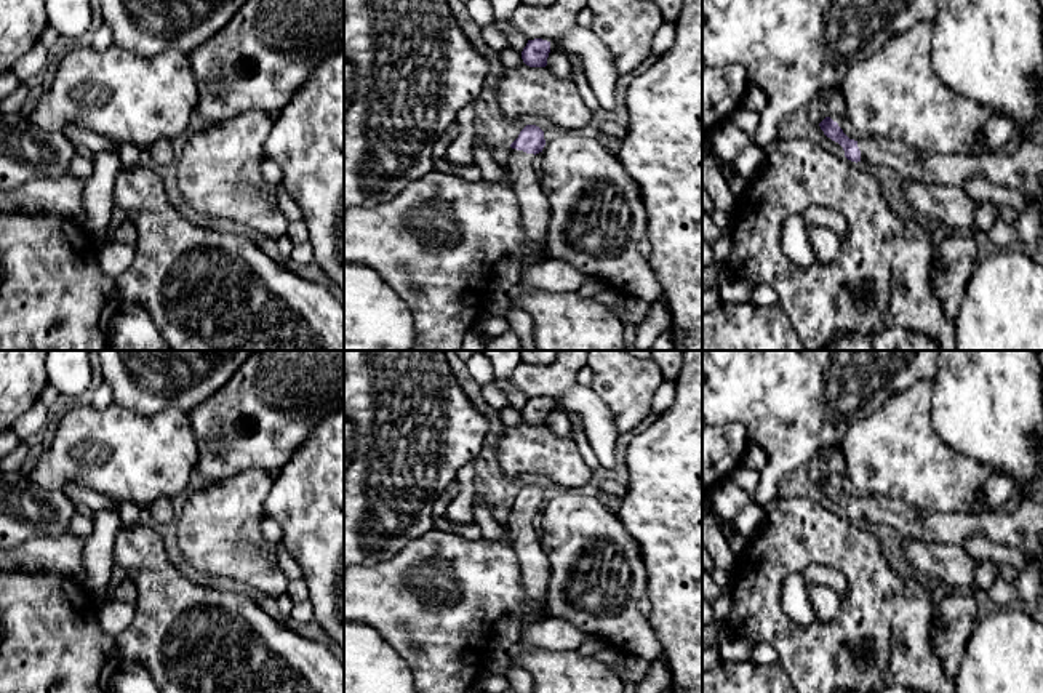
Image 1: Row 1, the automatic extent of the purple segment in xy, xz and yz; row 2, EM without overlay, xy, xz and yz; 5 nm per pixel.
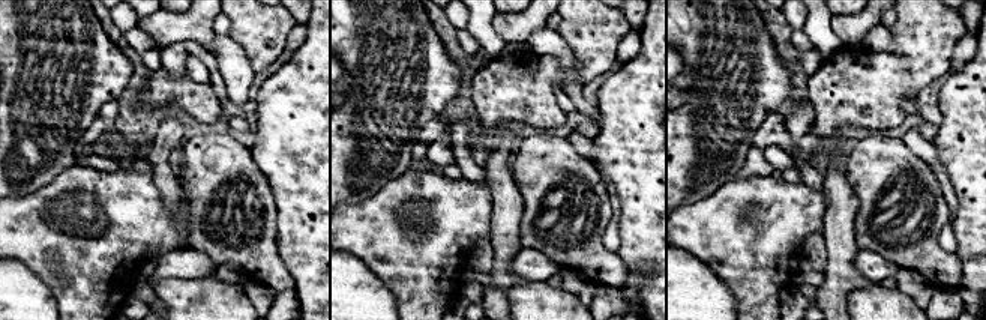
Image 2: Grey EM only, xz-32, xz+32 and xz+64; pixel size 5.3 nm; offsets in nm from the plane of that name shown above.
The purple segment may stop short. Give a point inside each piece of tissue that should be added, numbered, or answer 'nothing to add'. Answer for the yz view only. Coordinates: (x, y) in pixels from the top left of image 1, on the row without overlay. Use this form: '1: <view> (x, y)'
1: yz (1023, 528)

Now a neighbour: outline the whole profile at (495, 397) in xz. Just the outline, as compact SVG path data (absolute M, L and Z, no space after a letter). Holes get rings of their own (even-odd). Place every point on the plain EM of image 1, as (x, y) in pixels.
M494 383L482 386L482 395L496 411L502 411L506 407L509 407L506 392L501 391Z

